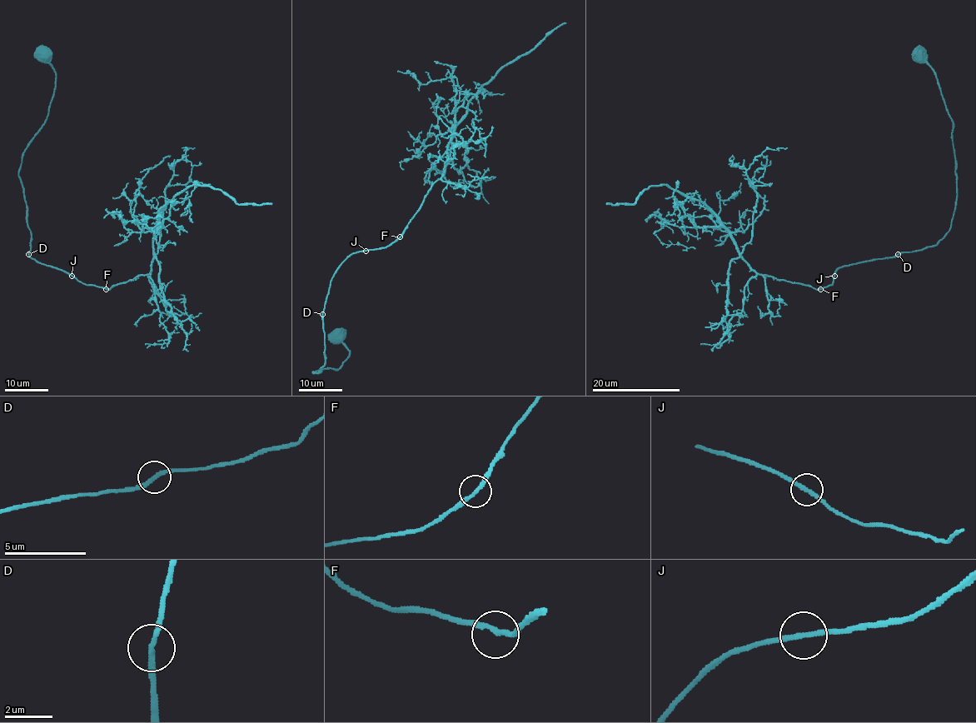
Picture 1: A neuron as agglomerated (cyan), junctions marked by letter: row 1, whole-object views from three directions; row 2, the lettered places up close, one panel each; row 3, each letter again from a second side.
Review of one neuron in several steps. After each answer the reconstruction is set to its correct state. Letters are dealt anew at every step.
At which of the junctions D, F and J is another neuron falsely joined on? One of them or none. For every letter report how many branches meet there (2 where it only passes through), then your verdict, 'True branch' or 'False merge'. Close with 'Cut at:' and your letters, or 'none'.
D: Branches: 2. True branch
F: Branches: 2. True branch
J: Branches: 2. True branch
Cut at: none

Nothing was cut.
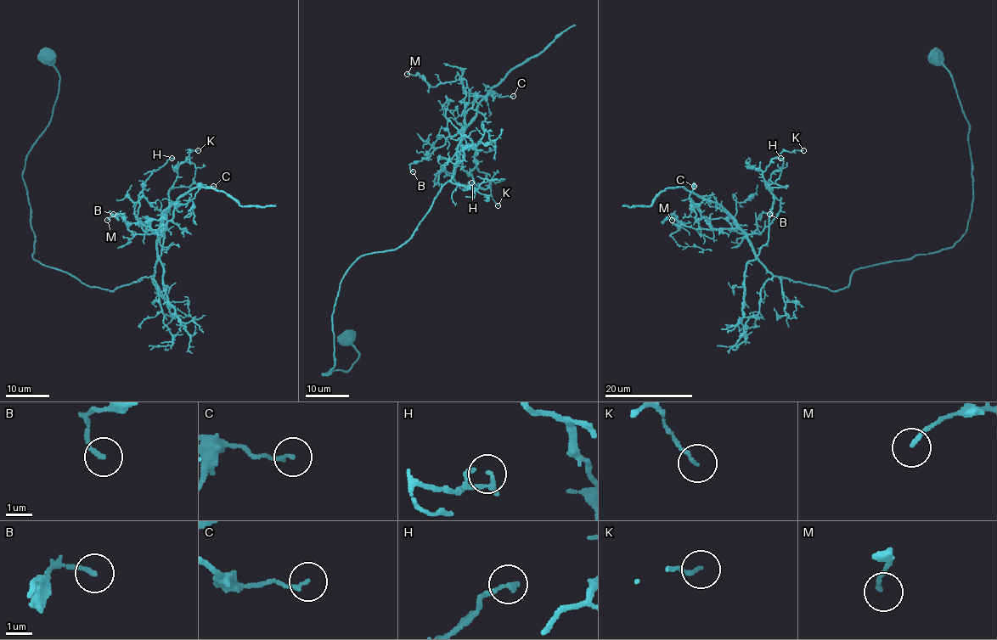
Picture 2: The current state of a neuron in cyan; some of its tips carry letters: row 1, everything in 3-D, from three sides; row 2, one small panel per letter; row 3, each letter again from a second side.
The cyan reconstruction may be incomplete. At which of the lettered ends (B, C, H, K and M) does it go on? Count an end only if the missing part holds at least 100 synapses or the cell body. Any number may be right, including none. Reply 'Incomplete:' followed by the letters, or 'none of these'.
Incomplete: none of these

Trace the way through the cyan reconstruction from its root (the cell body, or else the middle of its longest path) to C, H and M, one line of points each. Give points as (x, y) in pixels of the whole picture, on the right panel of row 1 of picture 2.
C: (938, 55), (971, 159), (952, 246), (832, 291), (771, 273), (743, 232), (701, 216), (694, 186)
H: (938, 55), (971, 159), (952, 246), (860, 267), (836, 291), (774, 276), (748, 235), (780, 209), (780, 158)
M: (938, 55), (971, 159), (970, 220), (952, 246), (860, 267), (832, 291), (774, 276), (739, 229), (672, 220)

